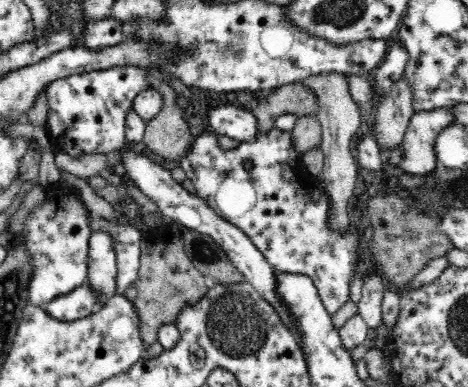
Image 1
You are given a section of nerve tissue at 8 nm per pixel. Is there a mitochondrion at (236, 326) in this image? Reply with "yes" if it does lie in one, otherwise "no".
yes

